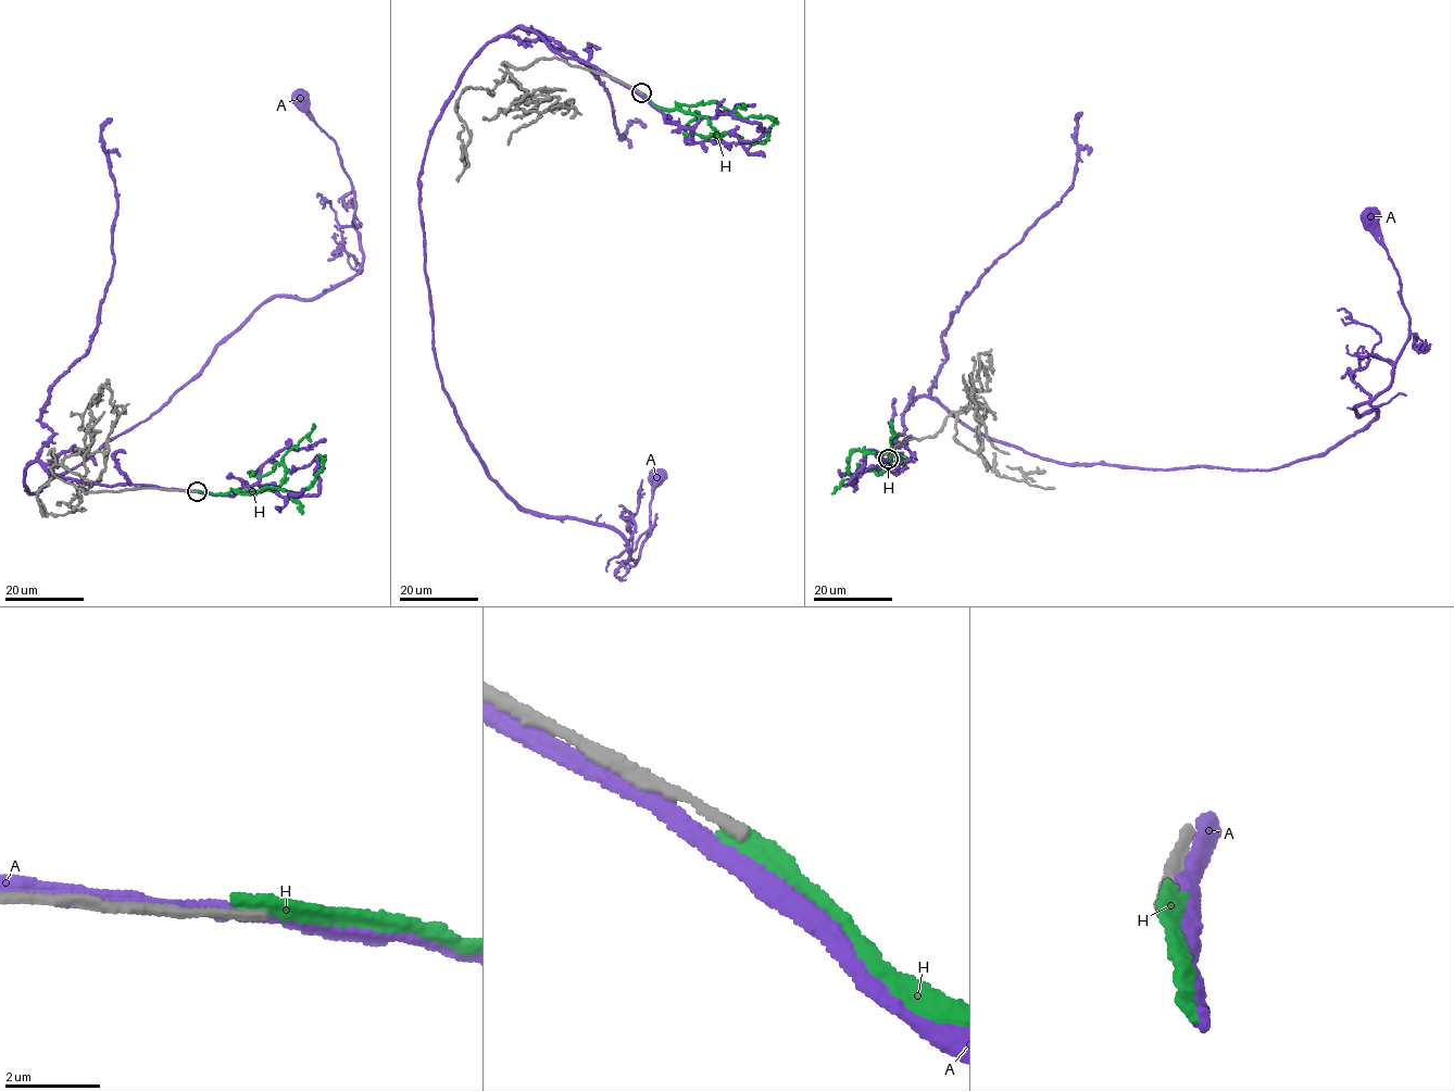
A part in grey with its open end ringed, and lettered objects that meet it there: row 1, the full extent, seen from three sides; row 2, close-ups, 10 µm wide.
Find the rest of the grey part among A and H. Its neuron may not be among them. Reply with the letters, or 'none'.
none

